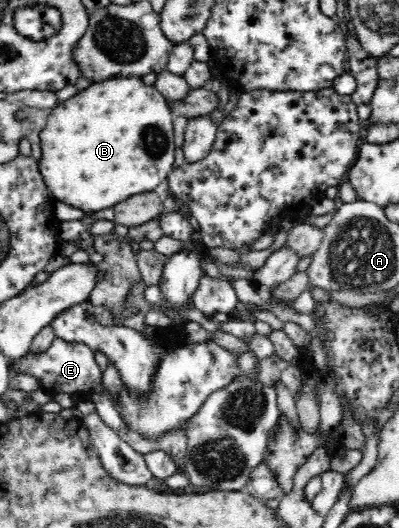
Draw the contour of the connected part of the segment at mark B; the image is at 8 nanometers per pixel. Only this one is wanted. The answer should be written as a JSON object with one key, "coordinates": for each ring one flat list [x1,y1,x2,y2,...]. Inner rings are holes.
{"coordinates":[[118,77,100,83,92,82,86,89,79,90,77,94,69,99,60,100,58,105,52,108,51,111,50,117,47,118,46,124,39,133,41,155,37,163,39,176,44,179,46,190,52,194,56,202,62,202,64,205,84,212,84,214,114,208,116,203,120,204,122,201,128,200,129,197,160,190,169,173,174,169,174,152,176,152,174,134,172,133,174,117,167,106,167,99,160,95,160,92,153,85,144,84,140,77]]}

